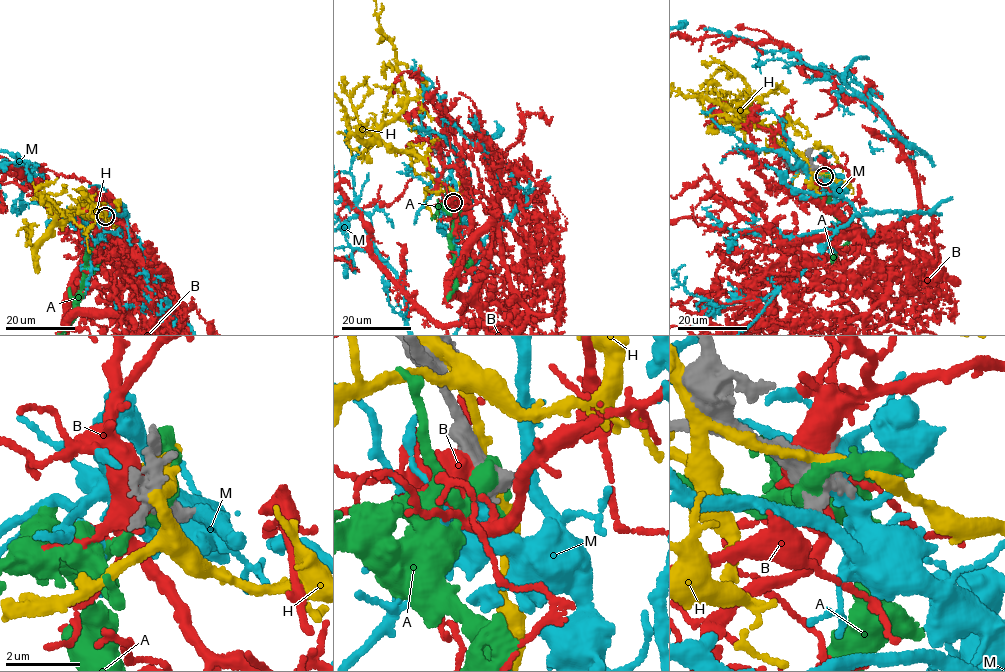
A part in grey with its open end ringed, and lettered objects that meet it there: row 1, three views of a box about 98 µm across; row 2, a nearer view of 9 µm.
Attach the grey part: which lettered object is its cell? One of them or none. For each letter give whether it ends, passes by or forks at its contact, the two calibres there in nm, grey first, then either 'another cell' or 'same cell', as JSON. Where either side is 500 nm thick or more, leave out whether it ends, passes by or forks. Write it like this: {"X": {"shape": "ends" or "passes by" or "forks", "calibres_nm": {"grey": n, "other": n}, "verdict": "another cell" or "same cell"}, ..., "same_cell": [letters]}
{"A": {"calibres_nm": {"grey": 550, "other": 480}, "verdict": "another cell"}, "B": {"shape": "forks", "calibres_nm": {"grey": 460, "other": 440}, "verdict": "another cell"}, "H": {"shape": "passes by", "calibres_nm": {"grey": 440, "other": 240}, "verdict": "another cell"}, "M": {"calibres_nm": {"grey": 420, "other": 550}, "verdict": "another cell"}, "same_cell": []}

